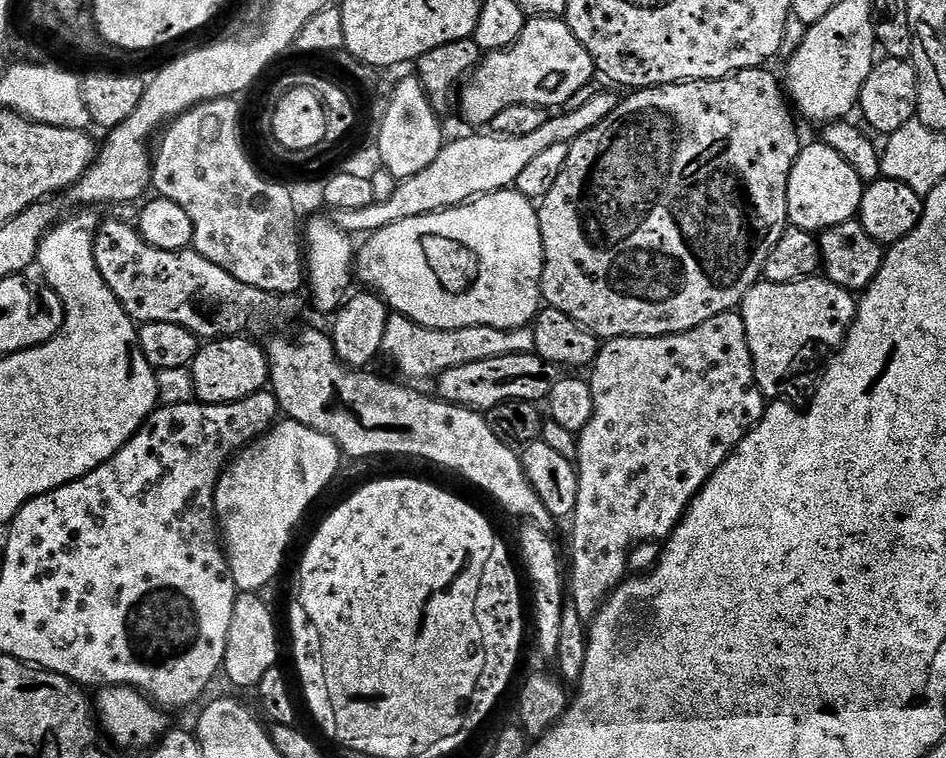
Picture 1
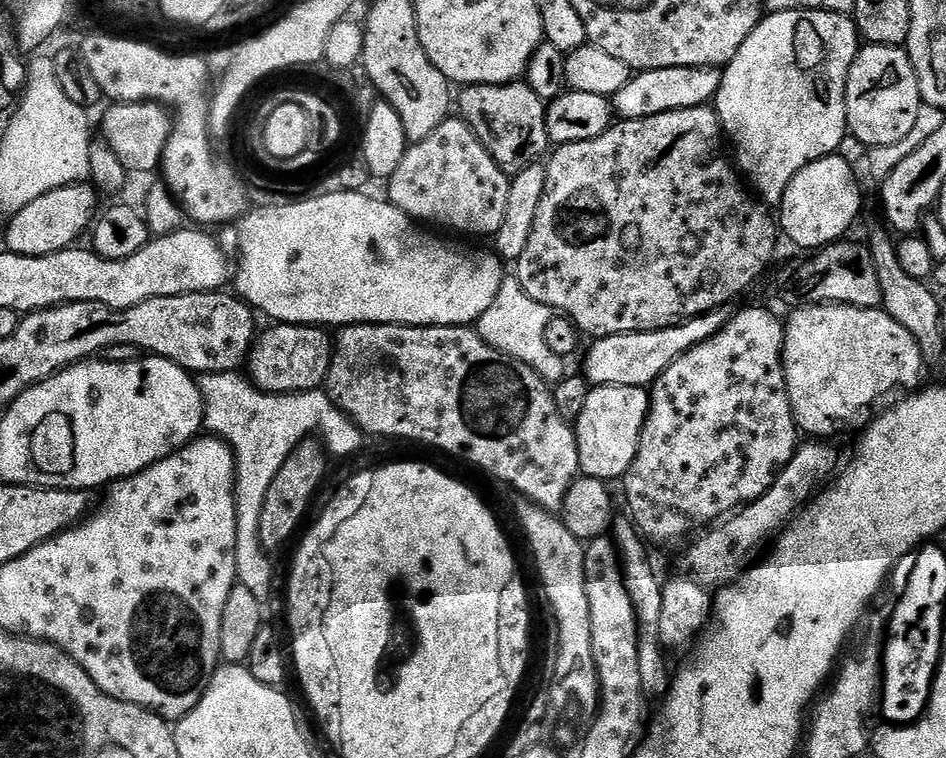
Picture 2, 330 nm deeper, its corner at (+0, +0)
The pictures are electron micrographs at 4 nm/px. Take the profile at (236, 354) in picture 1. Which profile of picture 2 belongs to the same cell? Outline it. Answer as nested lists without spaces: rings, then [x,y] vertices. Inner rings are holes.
[[[276,324],[257,335],[246,361],[246,376],[261,392],[290,396],[294,392],[317,391],[327,381],[332,365],[334,340],[320,326]]]

